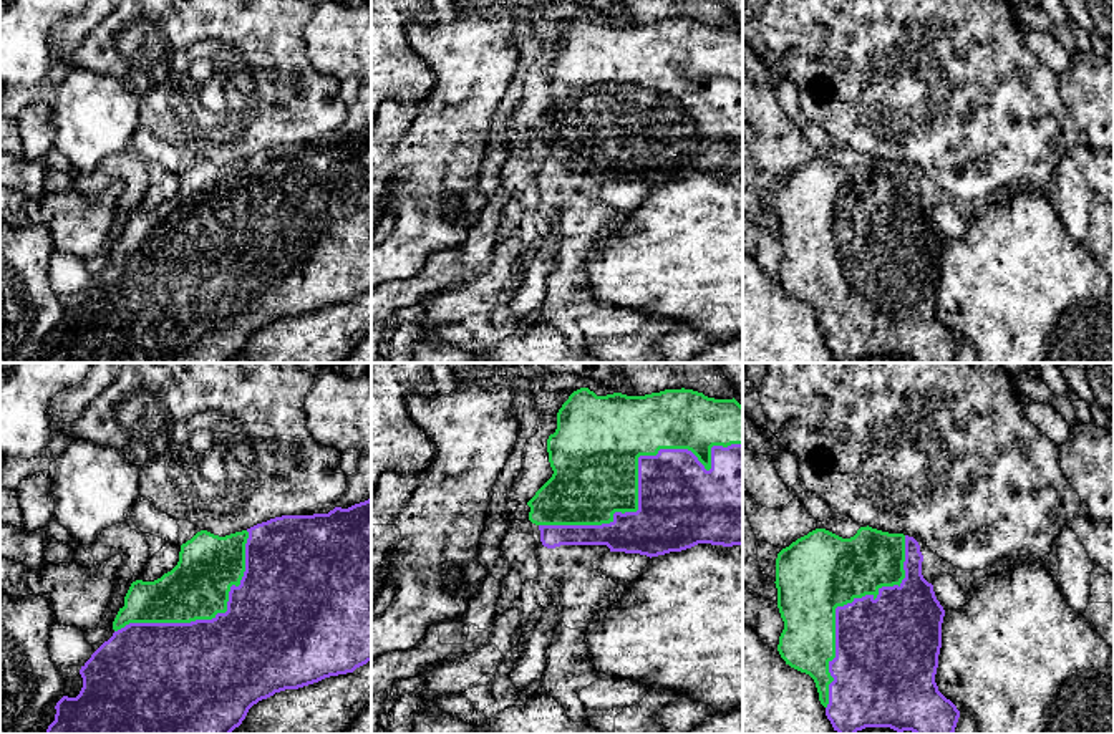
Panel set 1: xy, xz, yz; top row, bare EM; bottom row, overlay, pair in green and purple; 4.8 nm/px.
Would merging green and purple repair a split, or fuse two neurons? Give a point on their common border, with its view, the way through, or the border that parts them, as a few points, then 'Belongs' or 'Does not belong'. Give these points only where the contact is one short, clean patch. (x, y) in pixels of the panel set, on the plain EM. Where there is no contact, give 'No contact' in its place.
Touches green at xz (637, 101). Belongs

